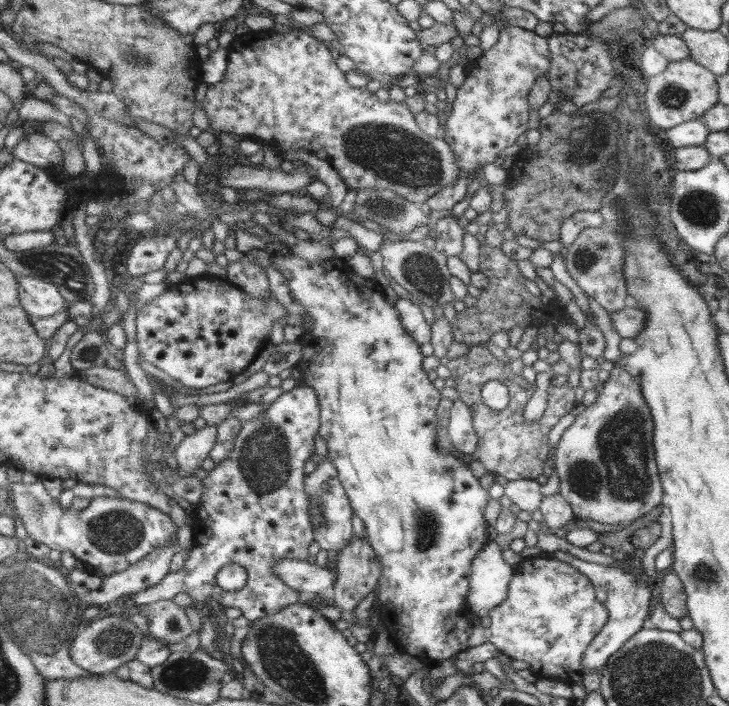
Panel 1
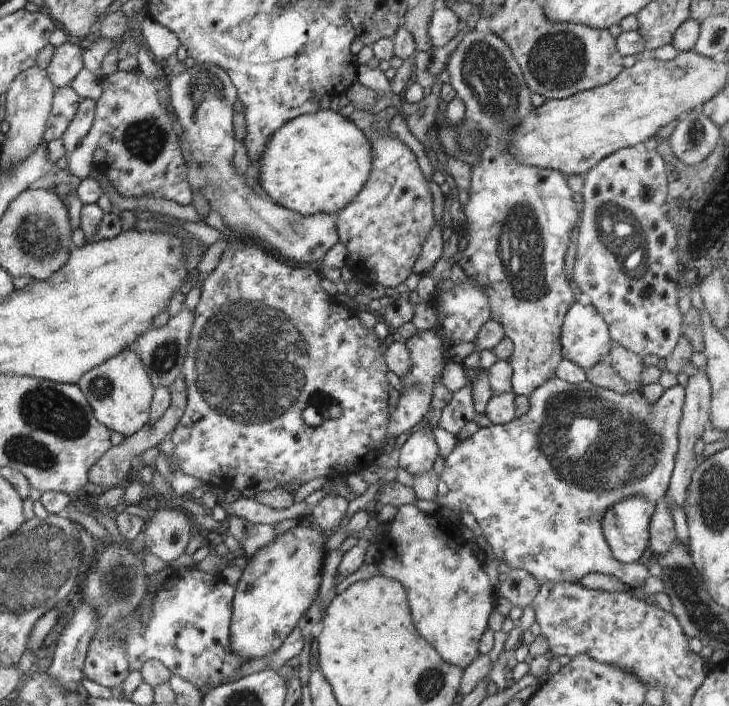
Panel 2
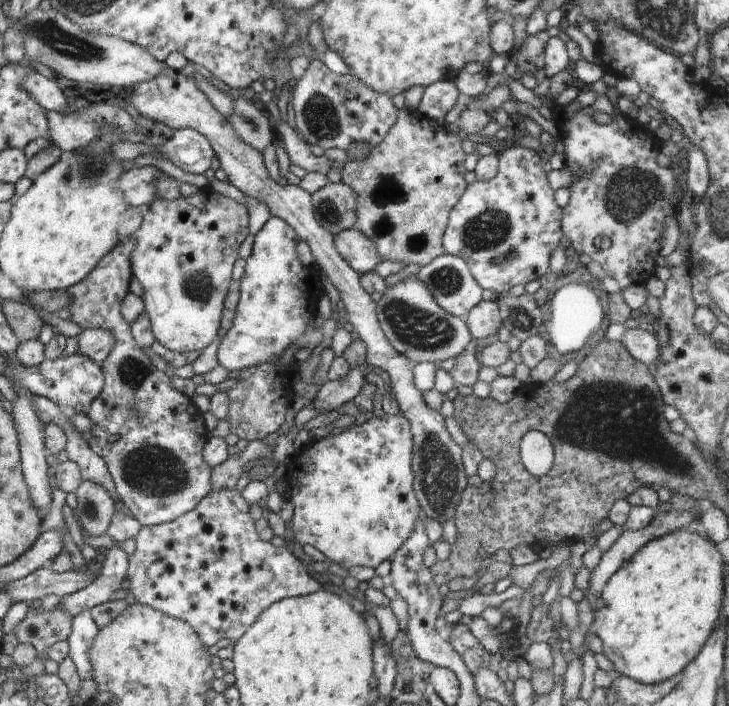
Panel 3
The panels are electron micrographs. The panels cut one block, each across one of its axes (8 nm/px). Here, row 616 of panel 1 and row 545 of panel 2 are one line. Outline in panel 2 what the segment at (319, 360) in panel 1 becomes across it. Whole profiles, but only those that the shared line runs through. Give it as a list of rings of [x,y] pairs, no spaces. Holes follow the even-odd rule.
[[[404,505],[392,521],[388,522],[382,544],[379,544],[381,562],[378,568],[382,575],[400,582],[406,589],[411,617],[418,634],[438,652],[448,664],[466,670],[480,656],[479,642],[486,629],[490,612],[495,608],[496,591],[490,584],[486,567],[474,555],[470,543],[448,528],[436,515],[420,511],[414,505]]]

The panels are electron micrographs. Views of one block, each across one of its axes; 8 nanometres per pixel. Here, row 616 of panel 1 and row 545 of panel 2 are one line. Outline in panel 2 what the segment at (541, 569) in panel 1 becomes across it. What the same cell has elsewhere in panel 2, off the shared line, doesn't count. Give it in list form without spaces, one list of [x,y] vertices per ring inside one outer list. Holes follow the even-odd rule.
[[[554,377],[546,381],[542,386],[536,387],[530,394],[530,407],[526,414],[521,417],[514,417],[509,423],[503,425],[491,425],[481,428],[466,438],[457,438],[457,446],[445,458],[444,469],[441,476],[438,476],[437,504],[446,506],[452,512],[462,515],[463,512],[470,512],[478,523],[478,533],[482,539],[488,541],[492,552],[500,562],[506,562],[514,570],[525,570],[531,574],[541,585],[547,582],[571,582],[580,583],[580,580],[590,573],[610,575],[621,580],[631,589],[641,589],[646,578],[650,576],[648,568],[636,561],[630,564],[618,562],[612,555],[610,547],[601,527],[601,520],[606,511],[616,503],[622,502],[630,497],[644,497],[650,502],[658,502],[665,497],[668,483],[675,465],[675,456],[678,448],[677,430],[681,419],[682,409],[685,403],[685,388],[682,385],[675,385],[666,389],[660,398],[653,404],[646,401],[642,396],[641,389],[631,389],[625,394],[596,386],[590,381],[581,383],[569,383]]]

